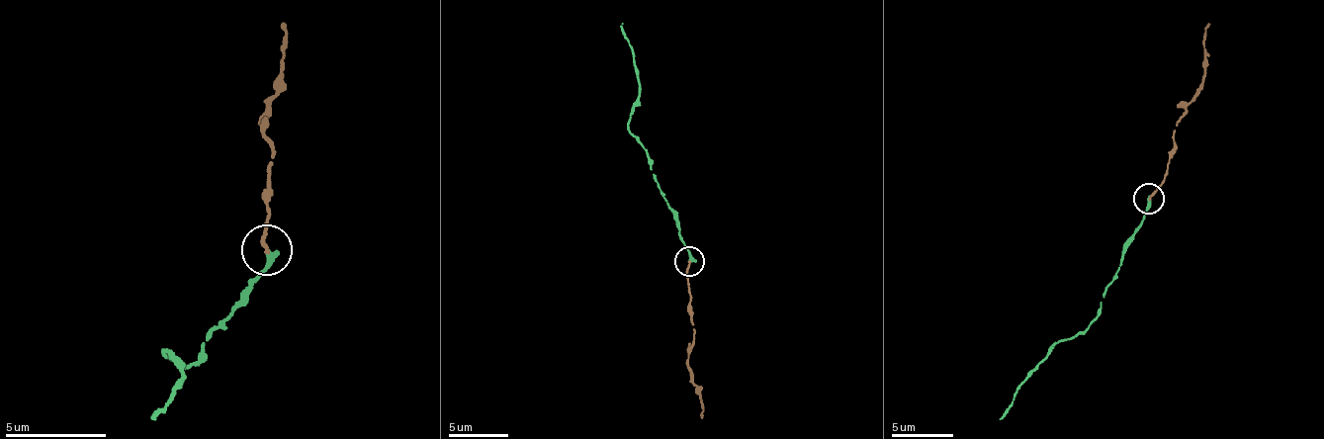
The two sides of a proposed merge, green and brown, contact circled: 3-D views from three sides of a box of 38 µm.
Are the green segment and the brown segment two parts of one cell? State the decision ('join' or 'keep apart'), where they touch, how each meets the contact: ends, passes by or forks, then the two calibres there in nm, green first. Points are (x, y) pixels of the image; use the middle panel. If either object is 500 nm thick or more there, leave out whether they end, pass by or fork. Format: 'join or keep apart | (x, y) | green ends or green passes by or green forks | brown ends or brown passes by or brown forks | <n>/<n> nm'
join | (689, 261) | green ends | brown ends | 320/170 nm

